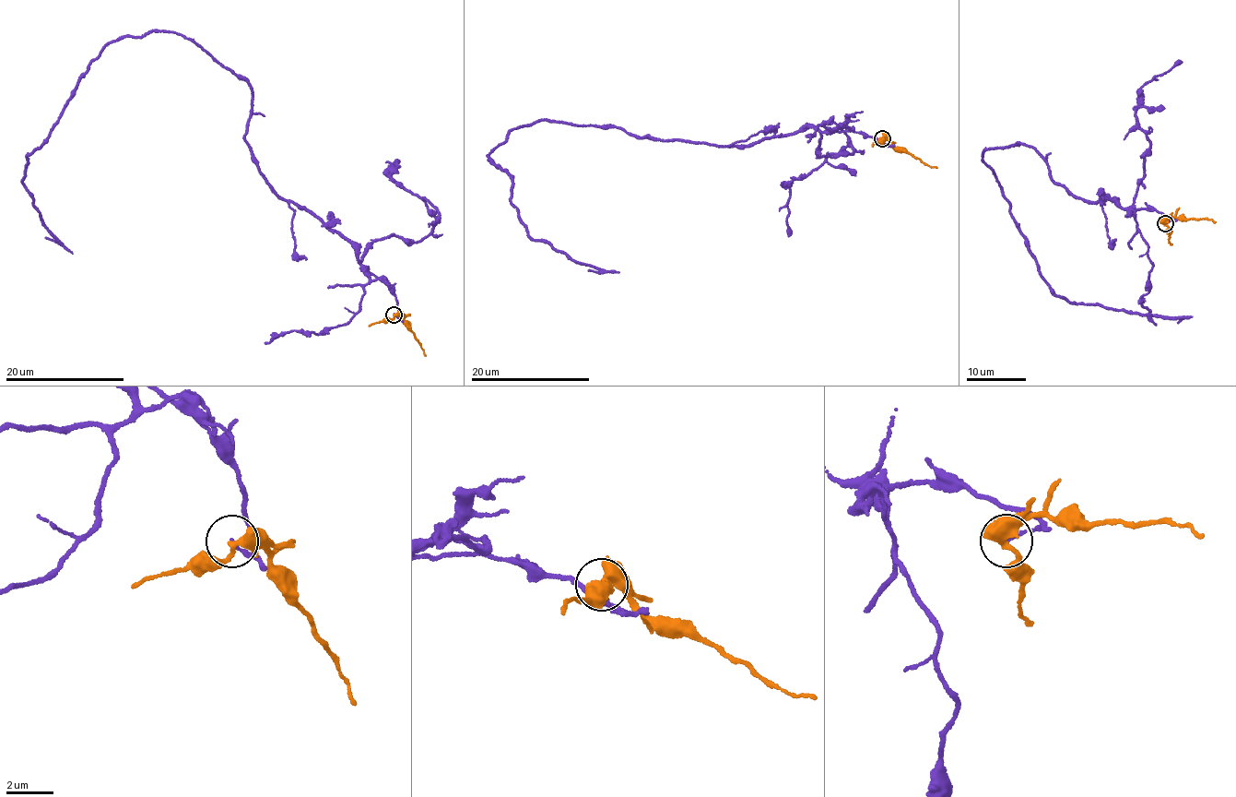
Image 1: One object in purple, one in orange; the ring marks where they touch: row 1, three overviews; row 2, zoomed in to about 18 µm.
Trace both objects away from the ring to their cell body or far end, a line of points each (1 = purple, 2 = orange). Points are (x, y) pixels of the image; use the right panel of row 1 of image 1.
1: (1166, 223), (1172, 218), (1131, 212), (1107, 196), (1088, 203), (1020, 143), (982, 156), (1055, 294), (1192, 317)
2: (1166, 223), (1167, 220), (1180, 217), (1197, 220), (1206, 217), (1216, 222)

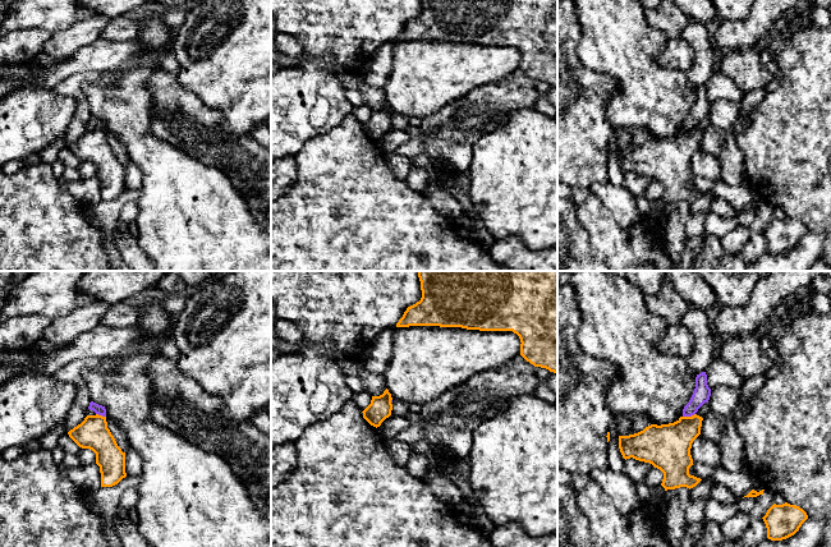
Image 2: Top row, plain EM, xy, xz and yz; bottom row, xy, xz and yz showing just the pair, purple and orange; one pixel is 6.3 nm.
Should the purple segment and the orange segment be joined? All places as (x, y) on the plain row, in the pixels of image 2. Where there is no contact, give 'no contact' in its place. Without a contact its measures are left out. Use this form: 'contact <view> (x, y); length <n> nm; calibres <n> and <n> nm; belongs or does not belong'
contact yz (688, 129); length 80 nm; calibres 110 and 280 nm; does not belong

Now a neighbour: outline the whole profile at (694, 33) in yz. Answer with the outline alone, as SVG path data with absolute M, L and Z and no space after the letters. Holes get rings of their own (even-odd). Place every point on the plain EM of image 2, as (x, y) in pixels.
M689 19L681 37L695 52L693 65L685 72L688 82L697 88L706 86L713 74L715 43L707 36L704 24L692 19Z

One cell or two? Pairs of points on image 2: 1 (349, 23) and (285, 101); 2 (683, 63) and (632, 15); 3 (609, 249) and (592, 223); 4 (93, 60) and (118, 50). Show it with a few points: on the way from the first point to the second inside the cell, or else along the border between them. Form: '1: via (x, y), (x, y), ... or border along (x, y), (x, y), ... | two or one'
1: via (330, 42), (317, 63), (316, 70), (304, 82) | one
2: border along (667, 40), (657, 61), (662, 67), (684, 72) | two
3: via (609, 243), (598, 229) | one
4: via (100, 56), (111, 54) | one

